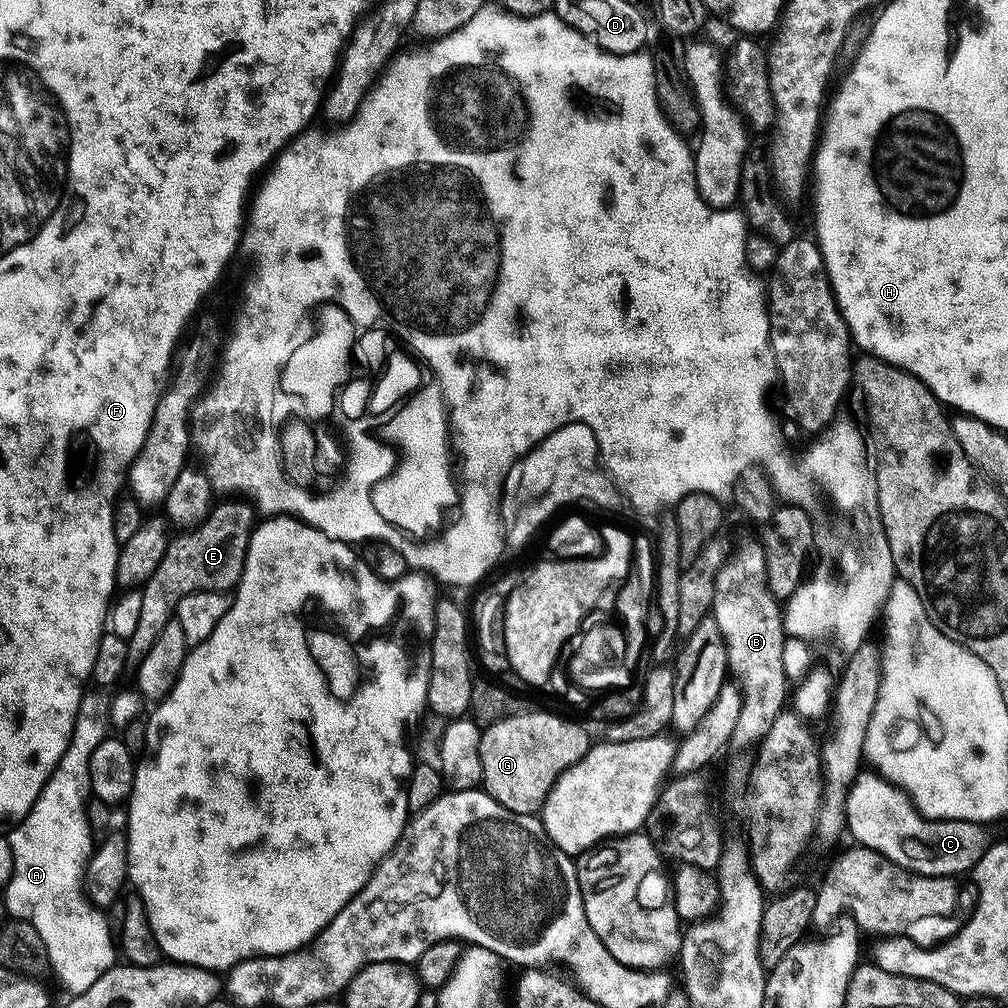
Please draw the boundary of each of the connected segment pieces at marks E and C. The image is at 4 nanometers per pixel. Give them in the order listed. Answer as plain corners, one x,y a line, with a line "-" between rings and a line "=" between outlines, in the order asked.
224,498
221,500
224,501
222,501
220,505
219,503
217,503
203,521
198,524
192,525
187,530
181,531
181,536
173,535
171,539
169,539
168,545
166,546
166,554
162,554
162,562
158,562
158,570
154,570
154,574
150,574
150,578
143,582
142,611
140,611
140,615
138,617
138,626
134,630
134,634
130,637
127,637
129,653
142,654
146,650
150,650
150,646
154,644
154,638
158,638
158,634
162,634
162,626
166,626
166,622
170,622
174,619
174,613
176,611
176,607
178,606
178,602
182,598
186,598
186,594
190,594
191,592
199,592
200,589
209,586
215,586
217,589
220,590
232,590
235,589
236,585
240,583
240,575
242,574
242,570
244,569
246,554
248,553
248,543
250,542
250,538
252,537
252,530
256,527
258,523
258,512
257,509
253,507
253,505
249,503
247,499
244,498
=
875,770
857,771
846,788
843,797
844,816
848,819
848,828
857,845
869,848
882,855
892,864
912,872
915,876
950,876
960,878
963,872
977,867
986,847
986,839
979,827
969,820
929,820
912,805
912,799
895,784
884,779

